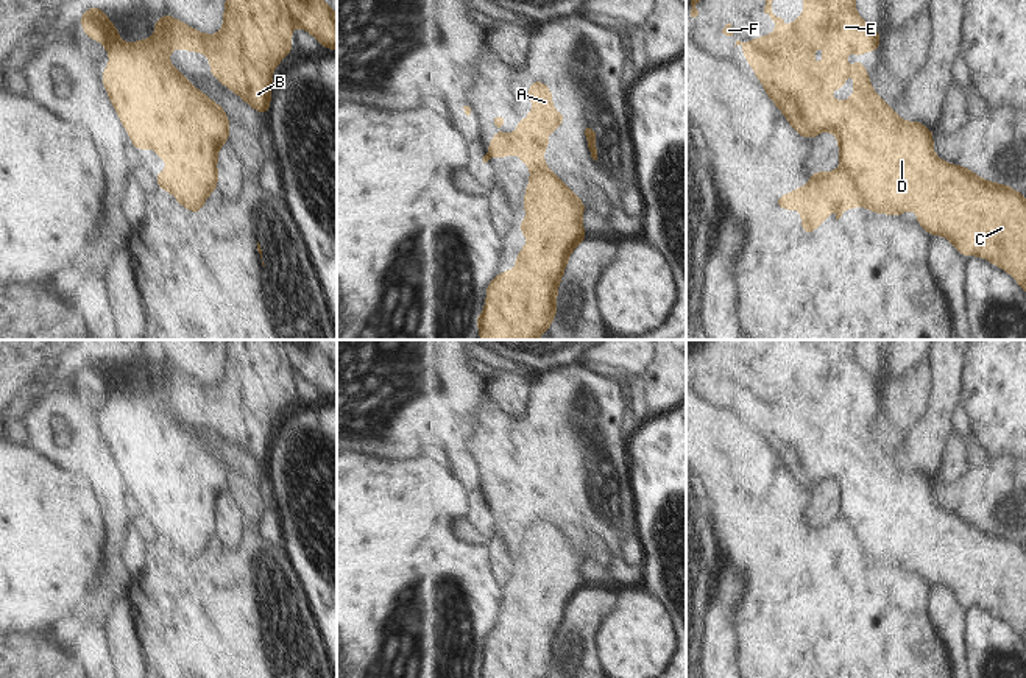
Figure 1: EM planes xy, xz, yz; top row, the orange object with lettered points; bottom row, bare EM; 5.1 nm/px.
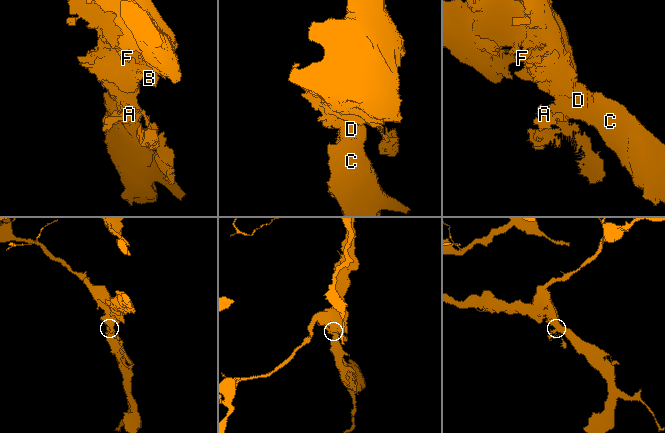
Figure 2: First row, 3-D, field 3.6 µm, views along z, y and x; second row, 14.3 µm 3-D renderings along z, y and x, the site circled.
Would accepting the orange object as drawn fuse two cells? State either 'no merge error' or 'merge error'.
merge error

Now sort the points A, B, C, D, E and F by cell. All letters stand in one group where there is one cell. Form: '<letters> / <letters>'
A / B C D E F

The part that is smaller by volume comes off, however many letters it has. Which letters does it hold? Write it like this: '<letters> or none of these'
A

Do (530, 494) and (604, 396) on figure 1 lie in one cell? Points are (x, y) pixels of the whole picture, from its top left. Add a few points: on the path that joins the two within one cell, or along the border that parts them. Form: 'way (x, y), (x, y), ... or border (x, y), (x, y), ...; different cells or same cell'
way (532, 465), (579, 418), (590, 418); same cell

